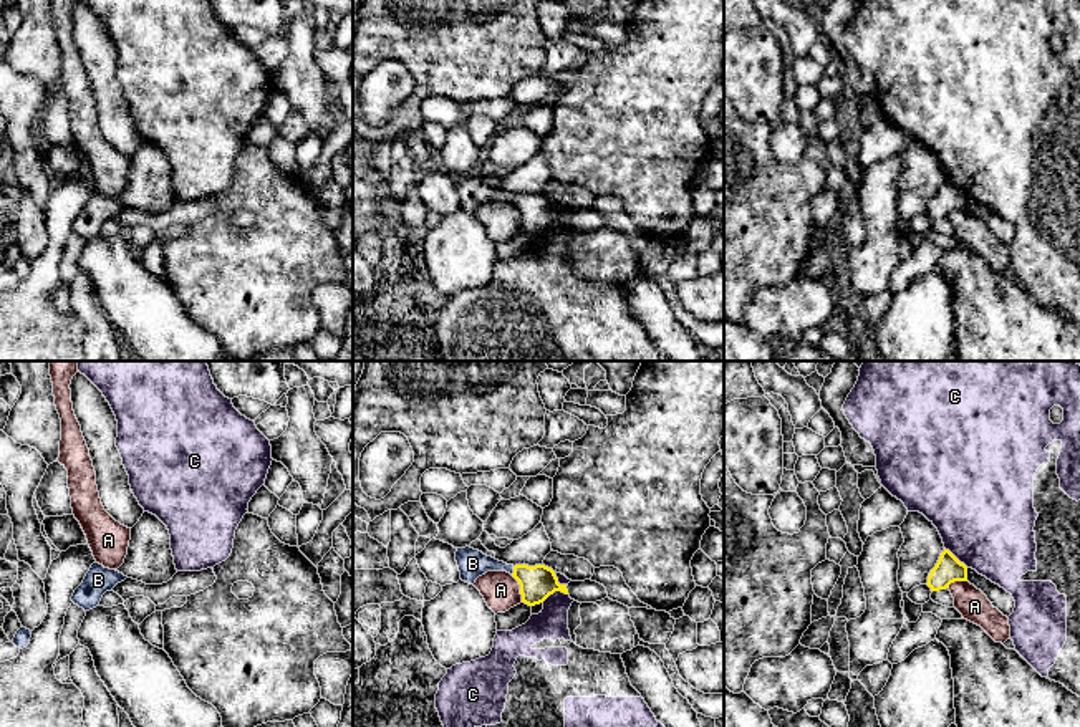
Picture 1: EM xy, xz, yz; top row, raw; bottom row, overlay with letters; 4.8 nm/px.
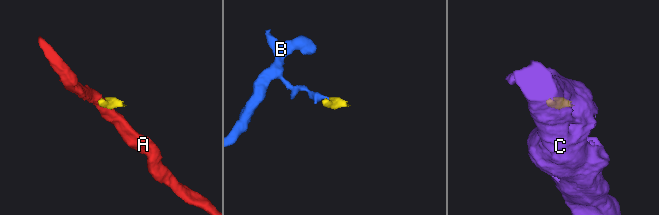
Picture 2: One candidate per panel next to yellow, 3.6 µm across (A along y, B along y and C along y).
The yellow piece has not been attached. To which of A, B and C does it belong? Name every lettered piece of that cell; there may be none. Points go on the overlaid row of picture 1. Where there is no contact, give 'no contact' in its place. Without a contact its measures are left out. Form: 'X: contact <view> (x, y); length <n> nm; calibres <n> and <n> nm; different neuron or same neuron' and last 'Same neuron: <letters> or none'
A: contact xz (520, 588); length 150 nm; calibres 170 and 180 nm; different neuron
B: contact xz (514, 570); length 40 nm; calibres 170 and 140 nm; same neuron
C: contact xz (554, 592); length 130 nm; calibres 170 and 160 nm; different neuron
Same neuron: B

